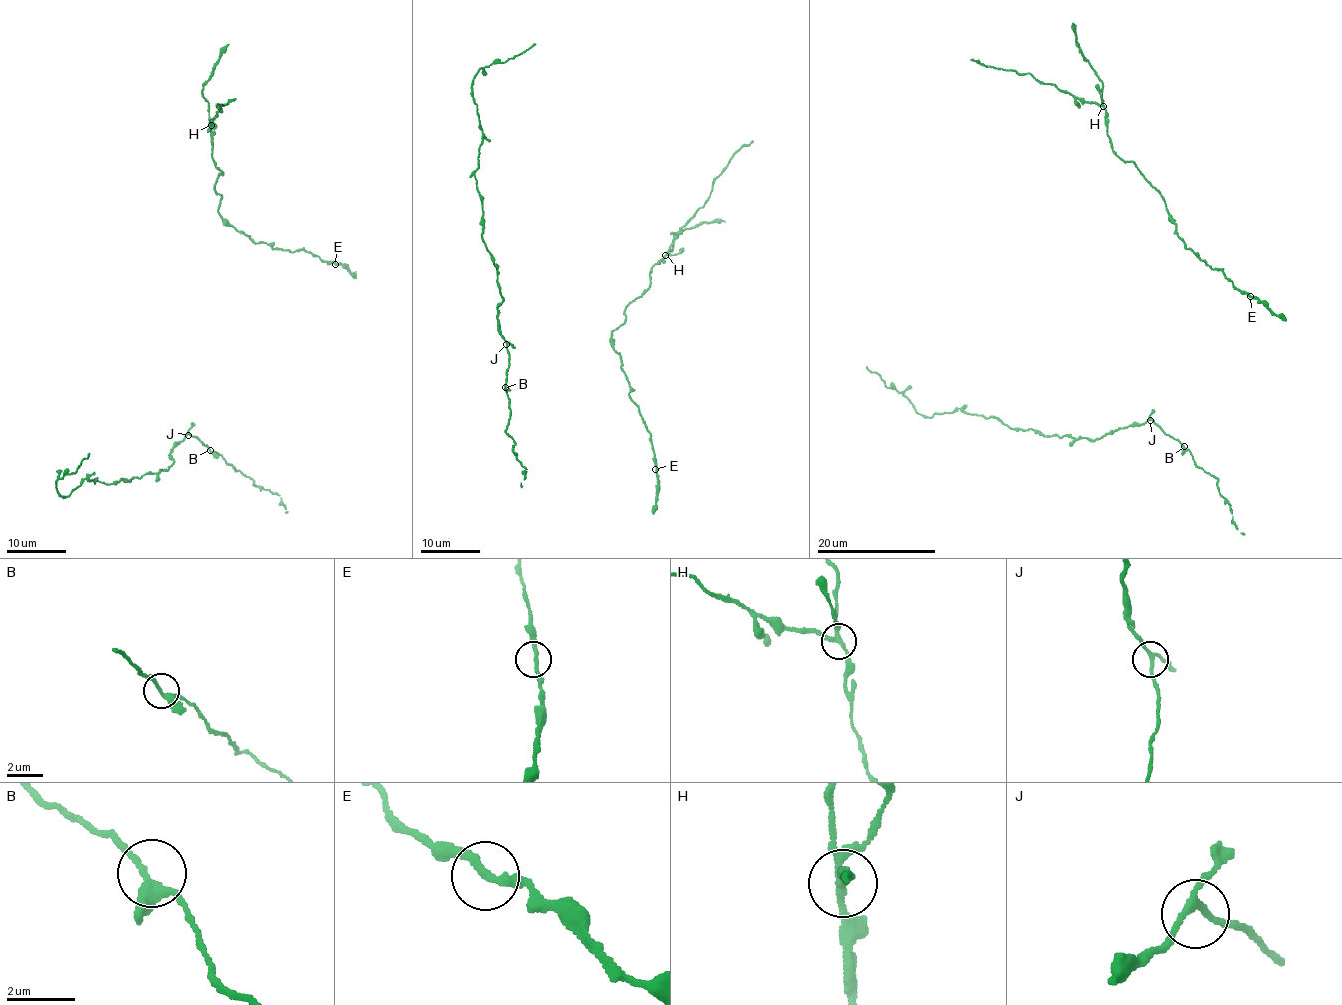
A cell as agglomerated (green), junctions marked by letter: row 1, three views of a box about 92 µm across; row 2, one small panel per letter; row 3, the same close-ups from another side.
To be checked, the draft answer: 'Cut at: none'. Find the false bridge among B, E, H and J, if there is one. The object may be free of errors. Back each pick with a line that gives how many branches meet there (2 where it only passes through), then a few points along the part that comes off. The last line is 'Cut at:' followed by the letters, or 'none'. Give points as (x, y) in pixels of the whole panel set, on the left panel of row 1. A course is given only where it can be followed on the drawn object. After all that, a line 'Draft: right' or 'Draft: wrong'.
H: 4 | (210, 125), (218, 111), (221, 111), (220, 105), (217, 107), (227, 105), (234, 99)
Cut at: H
Draft: wrong

